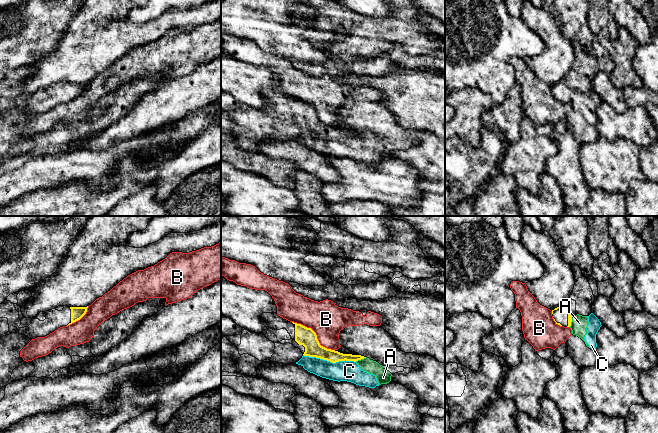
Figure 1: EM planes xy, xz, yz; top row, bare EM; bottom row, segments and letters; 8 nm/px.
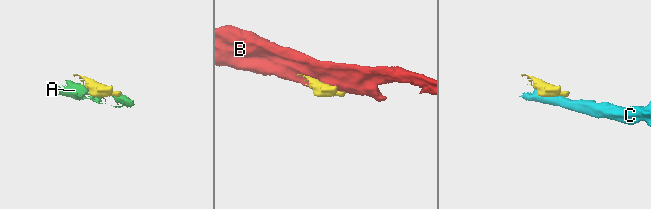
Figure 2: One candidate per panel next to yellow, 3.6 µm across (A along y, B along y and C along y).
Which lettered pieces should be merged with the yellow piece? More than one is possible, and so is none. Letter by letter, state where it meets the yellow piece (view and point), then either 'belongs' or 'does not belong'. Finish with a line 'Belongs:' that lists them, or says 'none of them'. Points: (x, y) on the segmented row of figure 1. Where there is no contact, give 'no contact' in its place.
A: xz (360, 359) | does not belong
B: xz (315, 334) | does not belong
C: xz (329, 360) | does not belong
Belongs: none of them

